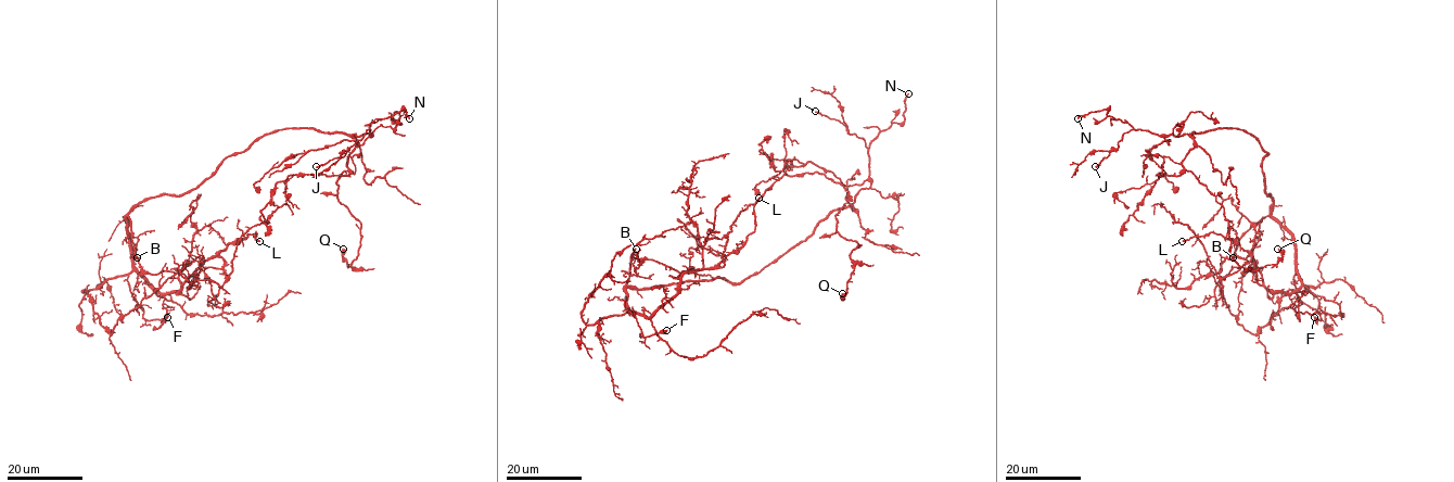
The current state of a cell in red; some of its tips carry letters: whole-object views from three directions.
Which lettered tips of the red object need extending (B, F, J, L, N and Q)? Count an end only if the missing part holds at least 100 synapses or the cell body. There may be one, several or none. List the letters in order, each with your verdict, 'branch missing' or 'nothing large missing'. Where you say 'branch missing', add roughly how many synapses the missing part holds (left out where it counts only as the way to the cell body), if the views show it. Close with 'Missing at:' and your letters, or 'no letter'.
B: branch missing
F: nothing large missing
J: nothing large missing
L: nothing large missing
N: nothing large missing
Q: nothing large missing
Missing at: B

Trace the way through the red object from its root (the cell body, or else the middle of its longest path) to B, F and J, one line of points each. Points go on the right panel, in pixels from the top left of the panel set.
B: (1265, 191), (1272, 198), (1272, 211), (1245, 233), (1233, 257)
F: (1265, 191), (1273, 200), (1272, 216), (1292, 239), (1296, 291), (1321, 318), (1314, 317)
J: (1265, 191), (1262, 161), (1267, 154), (1252, 135), (1239, 128), (1180, 136), (1130, 129), (1095, 166)

